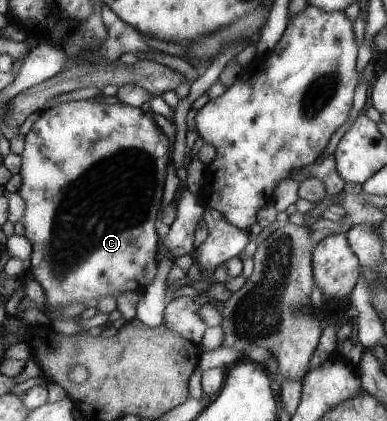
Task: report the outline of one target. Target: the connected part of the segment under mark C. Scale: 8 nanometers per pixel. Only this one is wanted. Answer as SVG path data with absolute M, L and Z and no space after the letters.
M94 99L61 103L58 107L41 111L38 120L29 133L25 135L24 150L21 153L22 167L20 170L21 185L17 191L26 203L25 236L31 241L33 252L27 263L31 277L38 281L45 291L47 306L64 306L65 304L84 304L92 298L101 300L106 296L115 299L126 291L142 292L157 277L156 253L158 253L158 236L156 235L156 217L162 203L162 189L166 181L166 167L172 153L172 143L164 135L160 126L154 123L152 111L146 113L122 102L114 104L95 103Z

